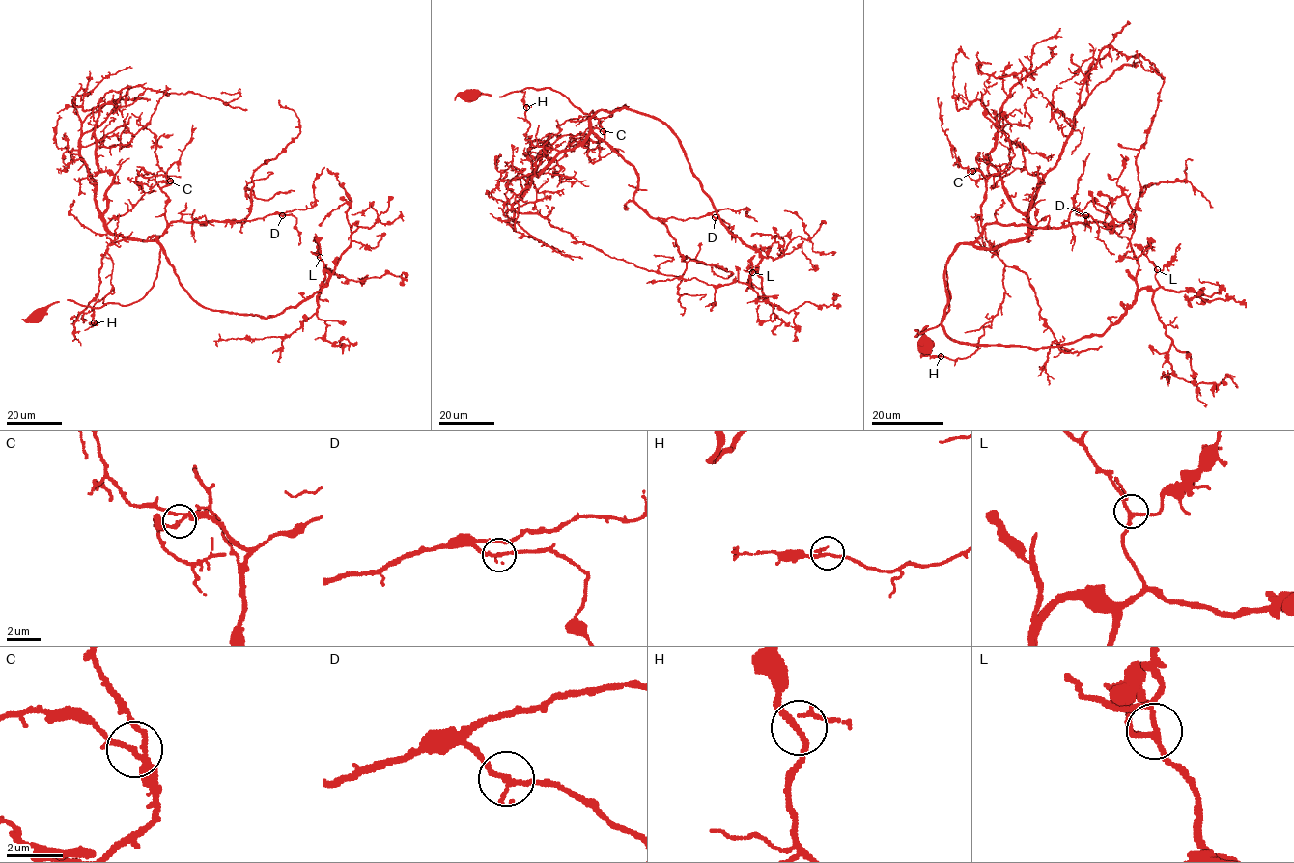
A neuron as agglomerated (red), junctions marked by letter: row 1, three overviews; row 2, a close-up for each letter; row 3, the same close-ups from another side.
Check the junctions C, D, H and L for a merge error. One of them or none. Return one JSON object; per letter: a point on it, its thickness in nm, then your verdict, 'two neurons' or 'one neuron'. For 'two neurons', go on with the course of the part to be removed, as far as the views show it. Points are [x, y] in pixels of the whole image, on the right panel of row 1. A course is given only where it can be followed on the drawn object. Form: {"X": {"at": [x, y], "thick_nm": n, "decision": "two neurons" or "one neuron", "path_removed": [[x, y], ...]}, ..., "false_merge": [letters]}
{"C": {"at": [972, 171], "thick_nm": 170, "decision": "one neuron"}, "D": {"at": [1085, 215], "thick_nm": 160, "decision": "one neuron"}, "H": {"at": [941, 356], "thick_nm": 150, "decision": "one neuron"}, "L": {"at": [1157, 269], "thick_nm": 180, "decision": "one neuron"}, "false_merge": []}

